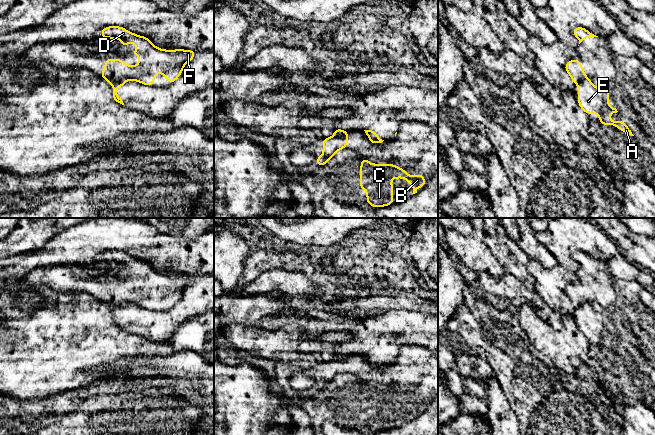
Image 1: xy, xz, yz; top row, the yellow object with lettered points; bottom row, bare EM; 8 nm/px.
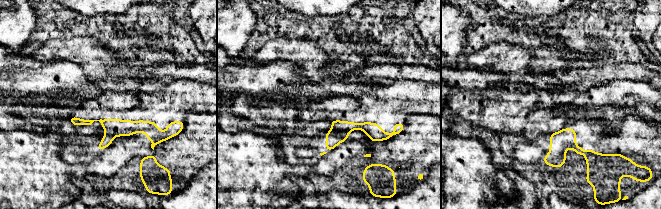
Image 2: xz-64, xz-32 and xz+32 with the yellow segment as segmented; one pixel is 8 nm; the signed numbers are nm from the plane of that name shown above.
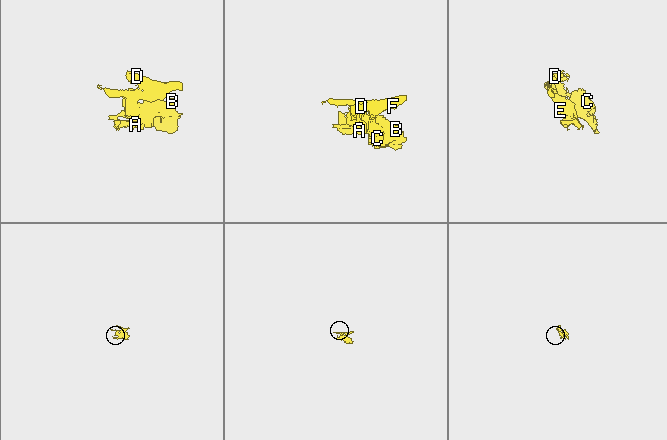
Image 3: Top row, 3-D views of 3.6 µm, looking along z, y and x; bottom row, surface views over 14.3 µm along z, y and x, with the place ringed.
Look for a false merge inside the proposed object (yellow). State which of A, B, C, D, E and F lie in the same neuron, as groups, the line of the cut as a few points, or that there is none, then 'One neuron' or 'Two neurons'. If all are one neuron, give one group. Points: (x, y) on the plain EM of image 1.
Groups: A B C E / D F. Split along xz (347, 356), (334, 360). Two neurons

